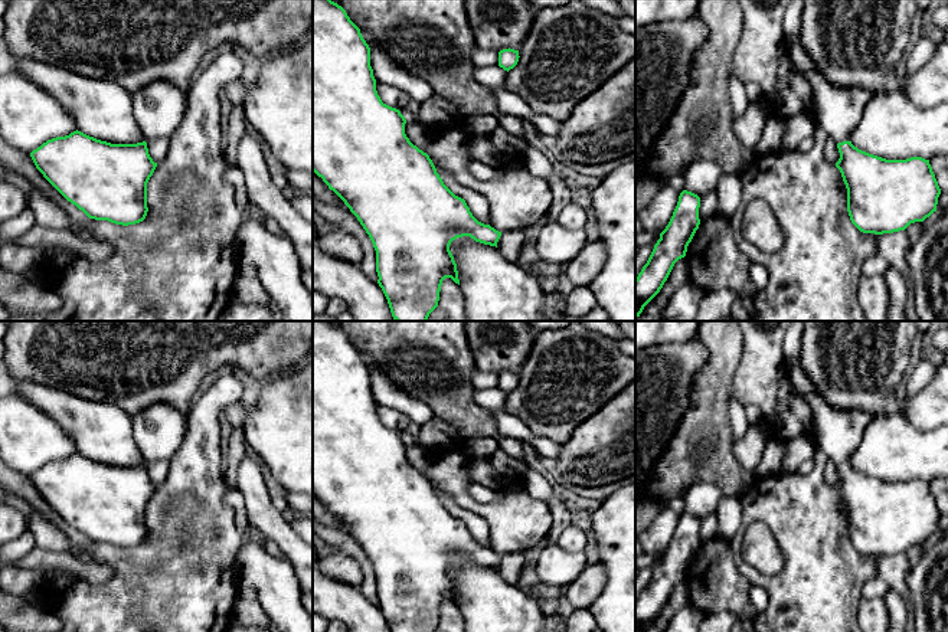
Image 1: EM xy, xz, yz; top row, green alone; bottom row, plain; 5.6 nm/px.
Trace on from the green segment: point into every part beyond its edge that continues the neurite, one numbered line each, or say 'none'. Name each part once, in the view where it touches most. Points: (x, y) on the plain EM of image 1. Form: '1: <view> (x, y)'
1: yz (837, 432)

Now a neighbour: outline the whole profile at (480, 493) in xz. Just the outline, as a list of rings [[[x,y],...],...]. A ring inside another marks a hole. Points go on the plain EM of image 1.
[[[473,482],[468,488],[471,497],[478,502],[488,502],[501,495],[501,489],[487,488],[484,485]]]

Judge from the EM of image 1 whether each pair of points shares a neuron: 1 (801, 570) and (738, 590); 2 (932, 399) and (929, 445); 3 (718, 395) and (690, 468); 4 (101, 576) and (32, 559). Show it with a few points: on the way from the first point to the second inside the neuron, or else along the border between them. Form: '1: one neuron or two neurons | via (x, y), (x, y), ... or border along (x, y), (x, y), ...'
1: two neurons | border along (731, 554), (736, 569), (751, 583)
2: two neurons | border along (902, 415), (917, 429), (932, 429)
3: one neuron | via (708, 413), (700, 449)
4: one neuron | via (84, 572), (68, 562), (49, 560)

